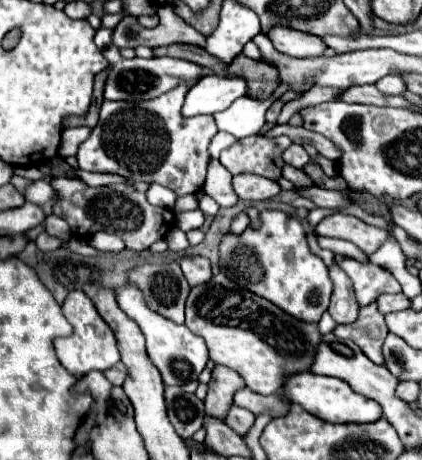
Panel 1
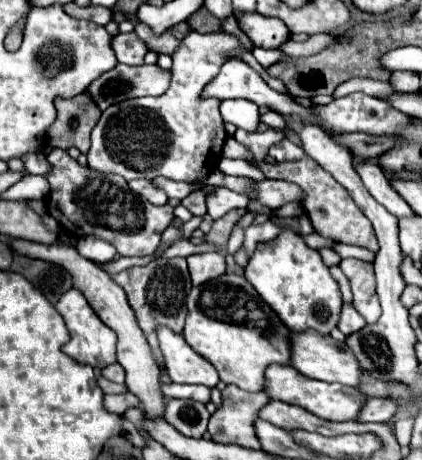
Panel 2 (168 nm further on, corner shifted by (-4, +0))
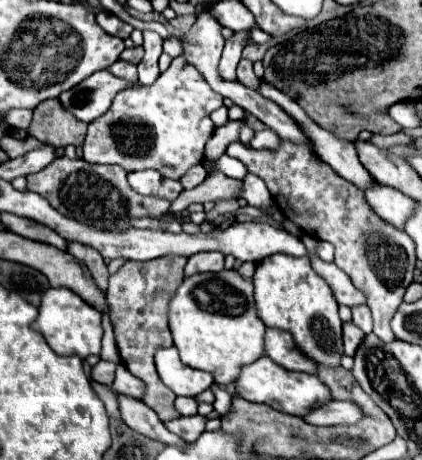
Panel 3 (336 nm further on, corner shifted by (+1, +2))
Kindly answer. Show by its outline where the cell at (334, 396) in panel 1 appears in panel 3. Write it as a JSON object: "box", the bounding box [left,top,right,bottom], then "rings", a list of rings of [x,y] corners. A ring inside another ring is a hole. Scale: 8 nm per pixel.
{"box":[234,356,330,416],"rings":[[[260,356],[258,360],[240,368],[238,380],[234,384],[236,384],[236,394],[246,398],[248,402],[266,404],[278,412],[286,412],[286,414],[294,414],[294,416],[304,416],[312,408],[330,400],[330,390],[314,374],[290,372],[290,370],[274,364],[274,360],[270,360],[268,356]]]}

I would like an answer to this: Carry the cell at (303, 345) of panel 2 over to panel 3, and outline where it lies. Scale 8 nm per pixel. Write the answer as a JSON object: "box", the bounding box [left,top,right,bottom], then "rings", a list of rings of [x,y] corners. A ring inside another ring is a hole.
{"box":[264,328,318,374],"rings":[[[268,328],[266,336],[264,336],[264,352],[266,356],[270,356],[276,364],[284,366],[286,370],[294,370],[294,372],[308,372],[314,374],[318,364],[312,362],[310,358],[306,358],[296,346],[294,340],[288,332],[278,330],[278,328]]]}

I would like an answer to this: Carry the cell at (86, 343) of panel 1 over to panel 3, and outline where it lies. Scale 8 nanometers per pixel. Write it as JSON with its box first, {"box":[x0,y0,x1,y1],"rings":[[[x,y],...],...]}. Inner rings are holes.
{"box":[32,288,102,358],"rings":[[[48,288],[40,302],[40,314],[32,326],[34,330],[42,332],[50,348],[60,356],[86,358],[90,354],[100,354],[100,340],[102,340],[100,312],[94,306],[86,304],[70,288]]]}

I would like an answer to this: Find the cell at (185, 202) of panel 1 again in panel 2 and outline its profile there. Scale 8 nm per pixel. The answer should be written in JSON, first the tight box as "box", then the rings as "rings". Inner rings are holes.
{"box":[181,190,205,216],"rings":[[[193,190],[187,198],[181,200],[181,204],[193,214],[193,216],[205,216],[205,192],[203,190]]]}

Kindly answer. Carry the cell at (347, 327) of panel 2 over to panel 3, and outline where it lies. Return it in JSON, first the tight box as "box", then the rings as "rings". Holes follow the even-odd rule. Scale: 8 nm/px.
{"box":[344,322,366,356],"rings":[[[352,322],[344,324],[344,352],[348,356],[354,356],[354,352],[358,350],[358,344],[362,344],[364,336],[366,334],[358,326],[354,326]]]}

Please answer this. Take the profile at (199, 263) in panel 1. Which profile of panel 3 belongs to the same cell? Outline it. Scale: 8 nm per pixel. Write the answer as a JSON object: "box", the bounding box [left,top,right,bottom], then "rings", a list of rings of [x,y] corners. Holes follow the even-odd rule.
{"box":[184,252,224,276],"rings":[[[198,252],[188,258],[184,274],[192,276],[192,274],[200,274],[200,272],[220,272],[220,270],[224,270],[222,252]]]}

